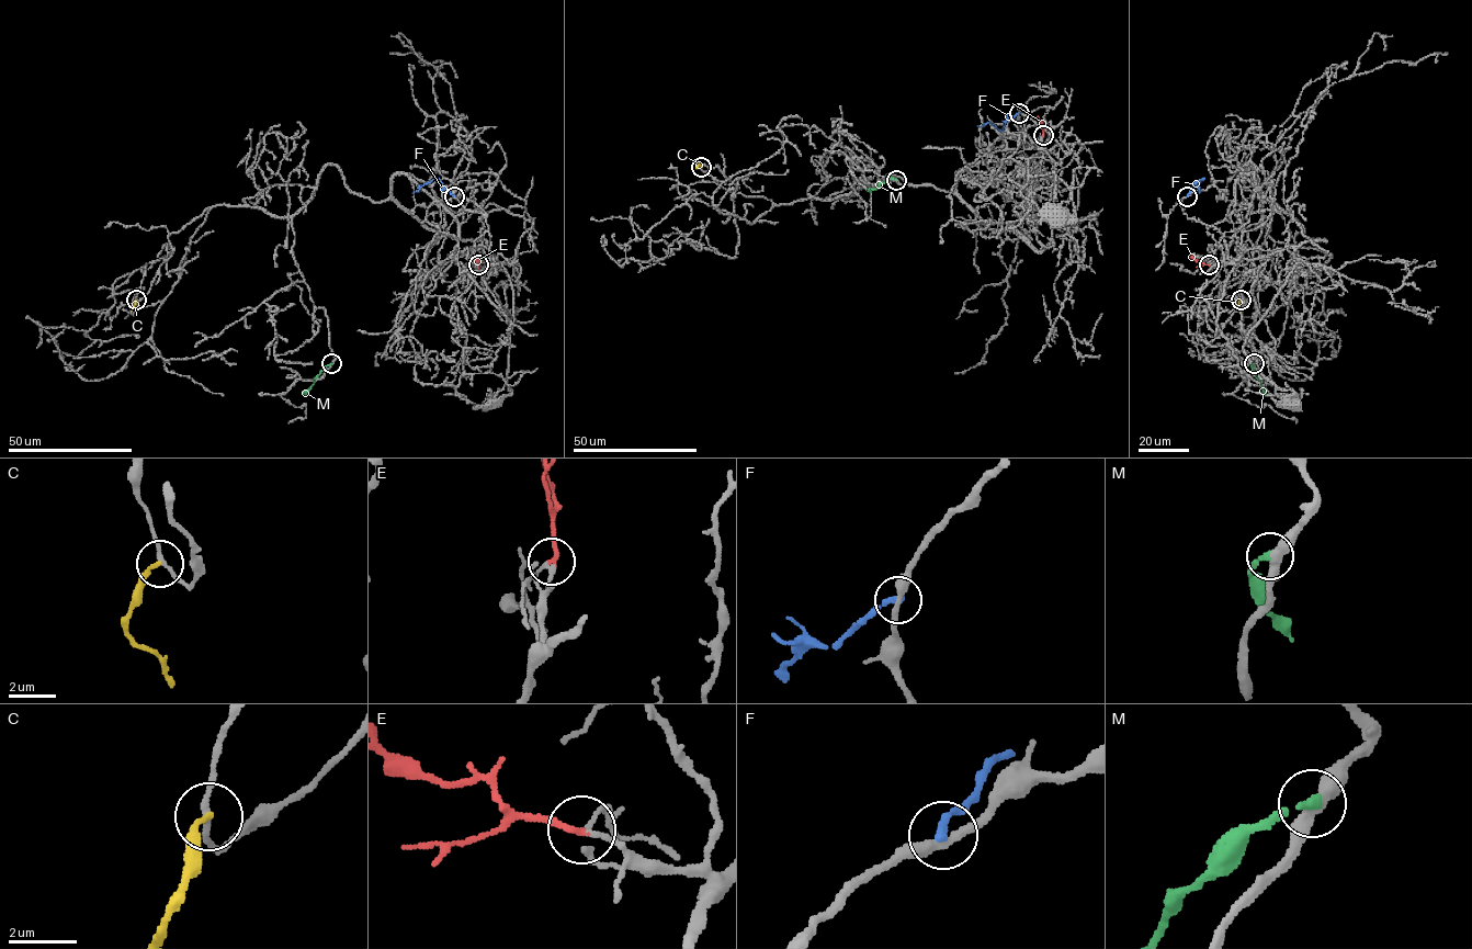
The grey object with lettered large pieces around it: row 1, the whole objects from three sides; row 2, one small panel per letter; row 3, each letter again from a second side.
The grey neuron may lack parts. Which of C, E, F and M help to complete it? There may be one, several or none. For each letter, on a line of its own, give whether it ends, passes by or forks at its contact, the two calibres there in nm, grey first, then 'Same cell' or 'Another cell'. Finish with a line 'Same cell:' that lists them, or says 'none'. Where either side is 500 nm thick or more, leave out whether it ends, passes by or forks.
C: It ends there. Thickness 160 nm (grey) against 160 nm. Another cell
E: It ends there. Thickness 140 nm (grey) against 200 nm. Same cell
F: It ends there. Thickness 280 nm (grey) against 280 nm. Another cell
M: It ends there. Thickness 400 nm (grey) against 240 nm. Same cell
Same cell: E, M

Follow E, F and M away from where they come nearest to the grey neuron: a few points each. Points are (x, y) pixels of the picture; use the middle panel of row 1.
E: (1043, 135), (1038, 116)
F: (1019, 113), (1009, 117), (1001, 131), (991, 123), (977, 125)
M: (896, 180), (890, 178), (876, 189), (868, 191)

